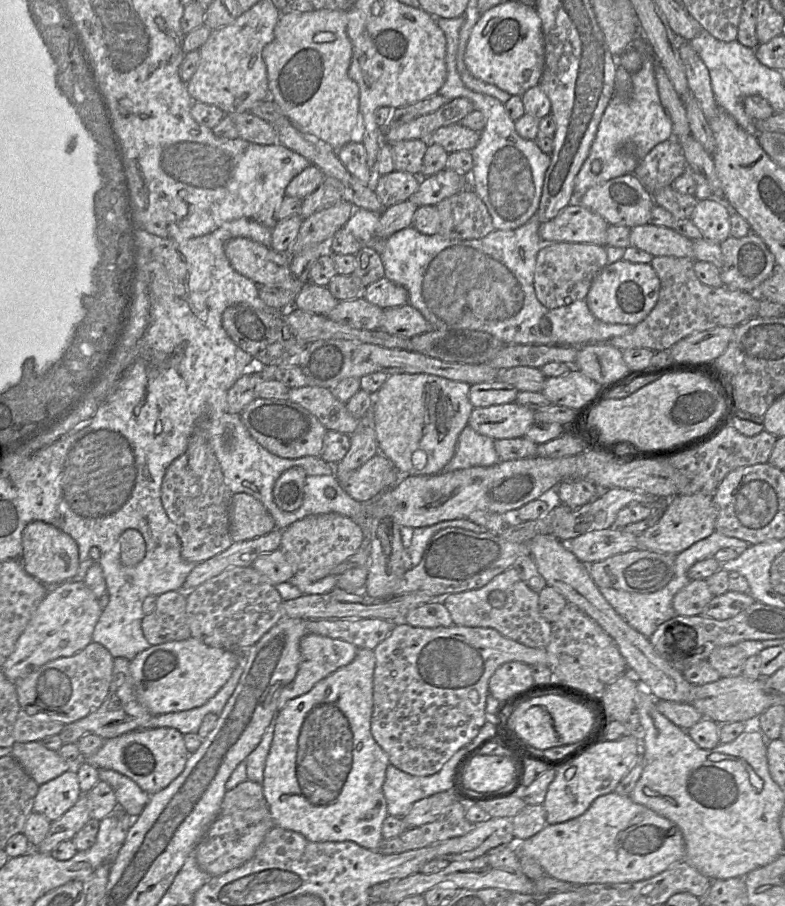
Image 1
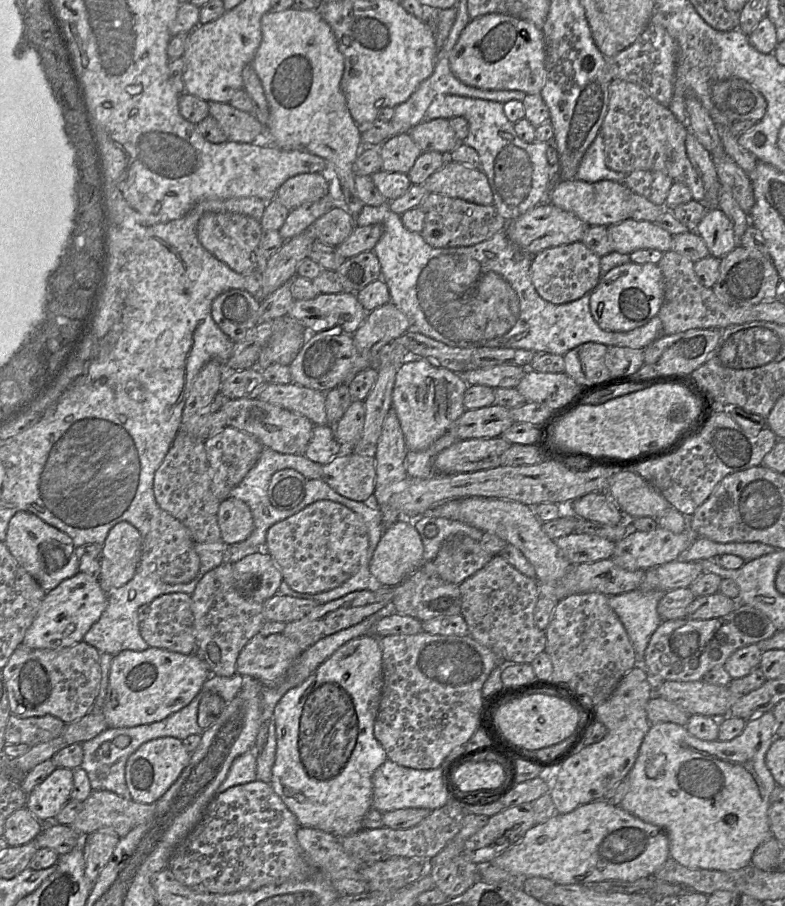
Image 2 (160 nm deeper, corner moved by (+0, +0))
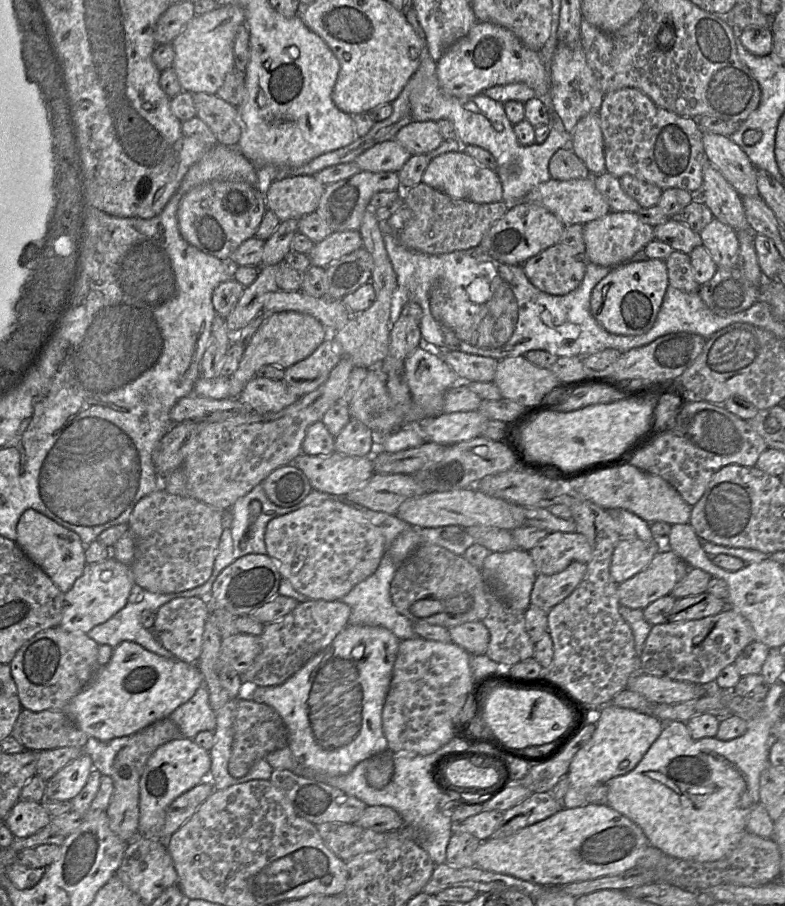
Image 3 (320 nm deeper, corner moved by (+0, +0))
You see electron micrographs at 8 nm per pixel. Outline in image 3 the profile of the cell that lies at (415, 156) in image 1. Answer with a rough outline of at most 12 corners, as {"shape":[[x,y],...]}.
{"shape":[[393,139],[353,162],[362,171],[398,173],[411,156]]}

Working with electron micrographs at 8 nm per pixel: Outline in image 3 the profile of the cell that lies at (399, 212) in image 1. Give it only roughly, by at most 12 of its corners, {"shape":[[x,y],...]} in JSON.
{"shape":[[359,231],[333,232],[307,256],[326,268],[361,247]]}

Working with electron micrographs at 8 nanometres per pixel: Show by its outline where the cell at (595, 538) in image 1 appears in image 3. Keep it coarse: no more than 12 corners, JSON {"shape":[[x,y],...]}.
{"shape":[[577,531],[548,533],[528,553],[537,573],[587,564],[592,548]]}

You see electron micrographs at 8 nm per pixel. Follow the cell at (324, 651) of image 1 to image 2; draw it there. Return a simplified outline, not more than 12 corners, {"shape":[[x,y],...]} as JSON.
{"shape":[[257,633],[237,673],[276,687],[302,652],[283,633]]}

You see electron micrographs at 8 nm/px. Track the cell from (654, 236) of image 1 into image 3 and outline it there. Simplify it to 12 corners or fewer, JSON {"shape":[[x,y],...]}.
{"shape":[[636,213],[583,225],[587,261],[613,268],[652,240]]}

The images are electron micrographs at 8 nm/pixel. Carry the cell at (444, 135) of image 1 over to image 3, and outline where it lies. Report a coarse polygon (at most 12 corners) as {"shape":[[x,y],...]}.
{"shape":[[411,121],[394,140],[412,155],[444,141],[436,121]]}

